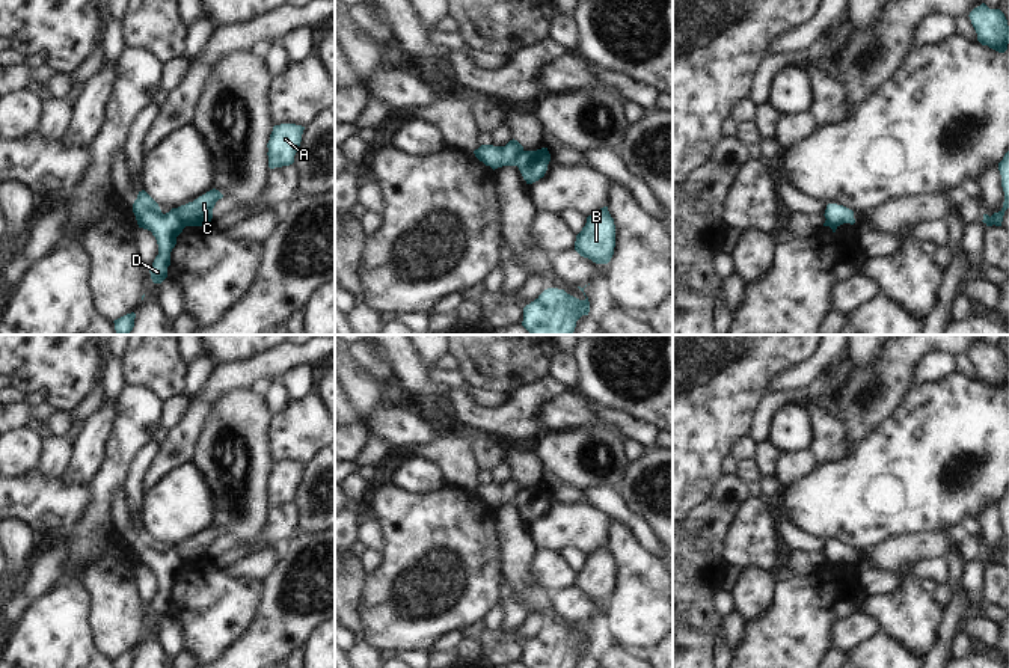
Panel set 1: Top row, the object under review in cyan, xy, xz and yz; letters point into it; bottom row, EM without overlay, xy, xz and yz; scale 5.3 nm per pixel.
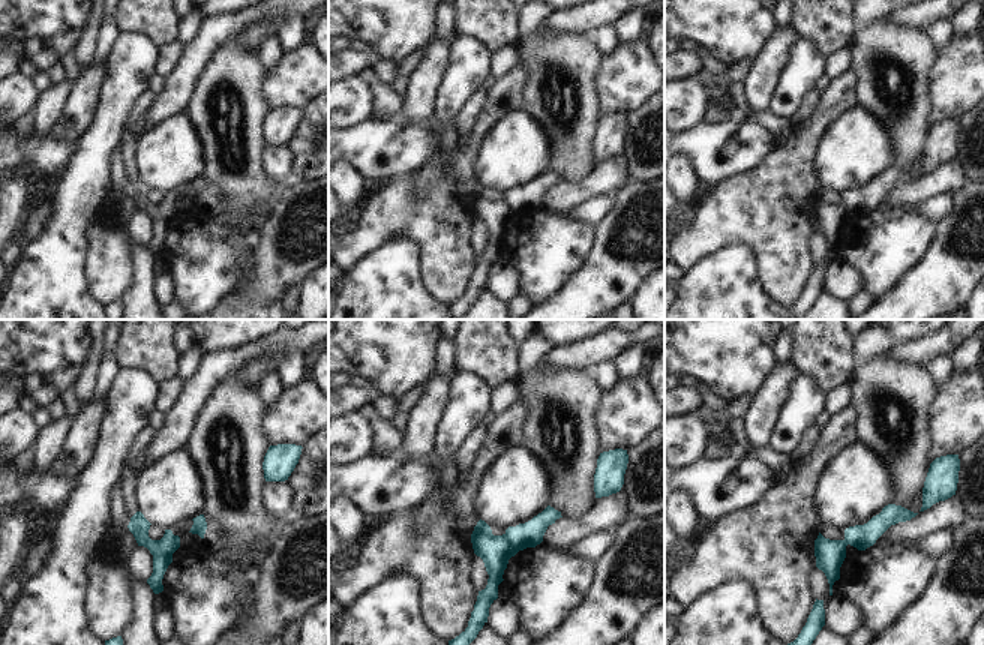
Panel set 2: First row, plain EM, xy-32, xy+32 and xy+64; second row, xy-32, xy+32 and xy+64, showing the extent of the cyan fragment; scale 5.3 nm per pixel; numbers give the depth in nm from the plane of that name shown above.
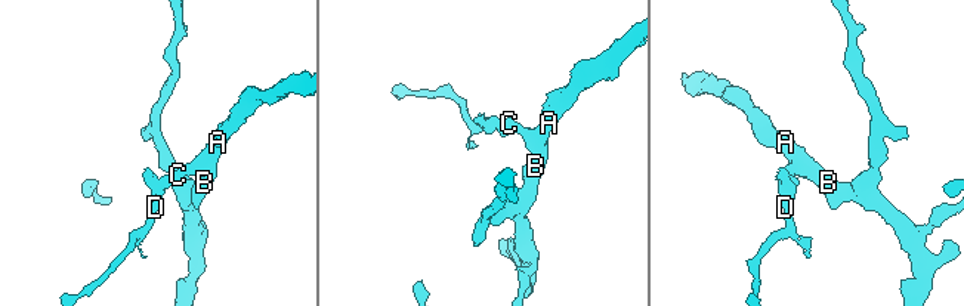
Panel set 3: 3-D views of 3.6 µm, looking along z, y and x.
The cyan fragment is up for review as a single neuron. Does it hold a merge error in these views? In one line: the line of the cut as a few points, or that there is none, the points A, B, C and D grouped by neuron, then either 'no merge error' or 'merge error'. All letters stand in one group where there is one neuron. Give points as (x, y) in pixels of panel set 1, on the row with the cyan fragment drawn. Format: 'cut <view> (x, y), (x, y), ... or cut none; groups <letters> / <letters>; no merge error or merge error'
cut xy (177, 208), (187, 225); groups A B C / D; merge error

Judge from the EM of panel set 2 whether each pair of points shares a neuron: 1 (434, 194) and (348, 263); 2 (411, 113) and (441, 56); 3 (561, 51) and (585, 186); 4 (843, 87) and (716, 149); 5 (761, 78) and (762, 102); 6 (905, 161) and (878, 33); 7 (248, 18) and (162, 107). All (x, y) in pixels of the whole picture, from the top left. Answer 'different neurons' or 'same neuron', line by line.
1: same neuron
2: same neuron
3: different neurons
4: different neurons
5: same neuron
6: same neuron
7: same neuron

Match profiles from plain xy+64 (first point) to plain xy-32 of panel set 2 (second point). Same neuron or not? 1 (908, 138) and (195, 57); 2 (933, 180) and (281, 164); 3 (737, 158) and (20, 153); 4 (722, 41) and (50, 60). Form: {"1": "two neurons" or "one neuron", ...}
{"1": "two neurons", "2": "one neuron", "3": "one neuron", "4": "two neurons"}

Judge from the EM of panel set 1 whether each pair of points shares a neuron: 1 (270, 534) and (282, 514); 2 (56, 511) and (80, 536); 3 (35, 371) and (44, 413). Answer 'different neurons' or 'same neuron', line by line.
1: same neuron
2: different neurons
3: different neurons

